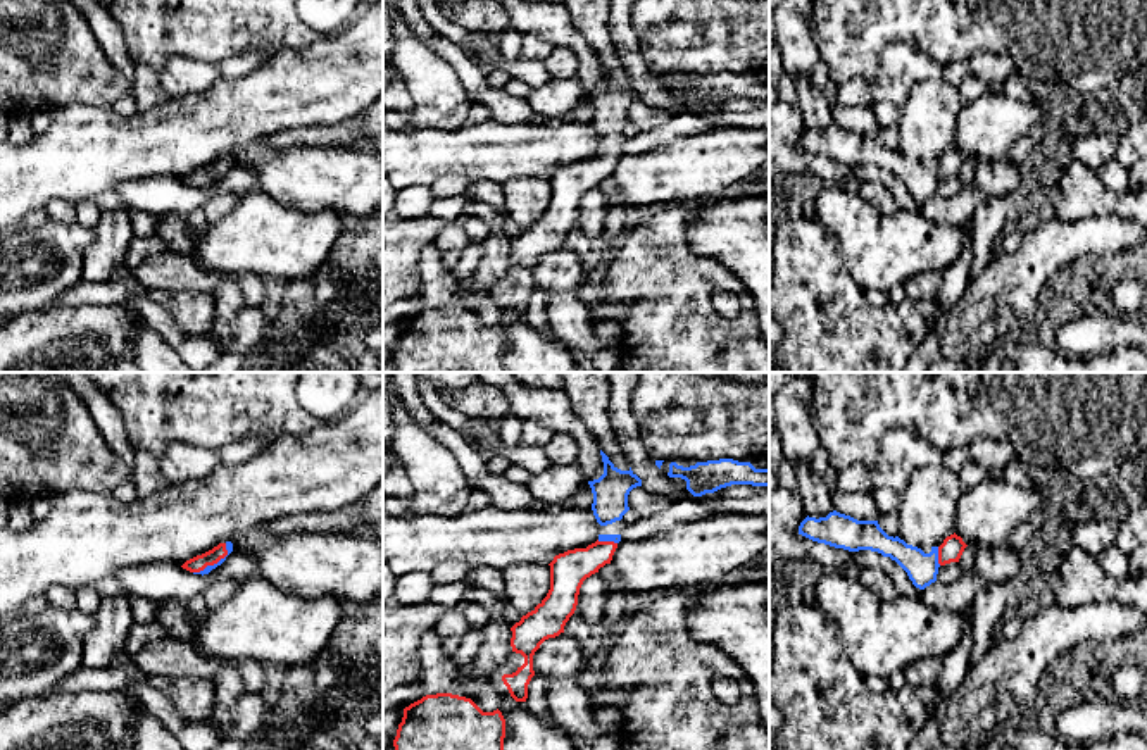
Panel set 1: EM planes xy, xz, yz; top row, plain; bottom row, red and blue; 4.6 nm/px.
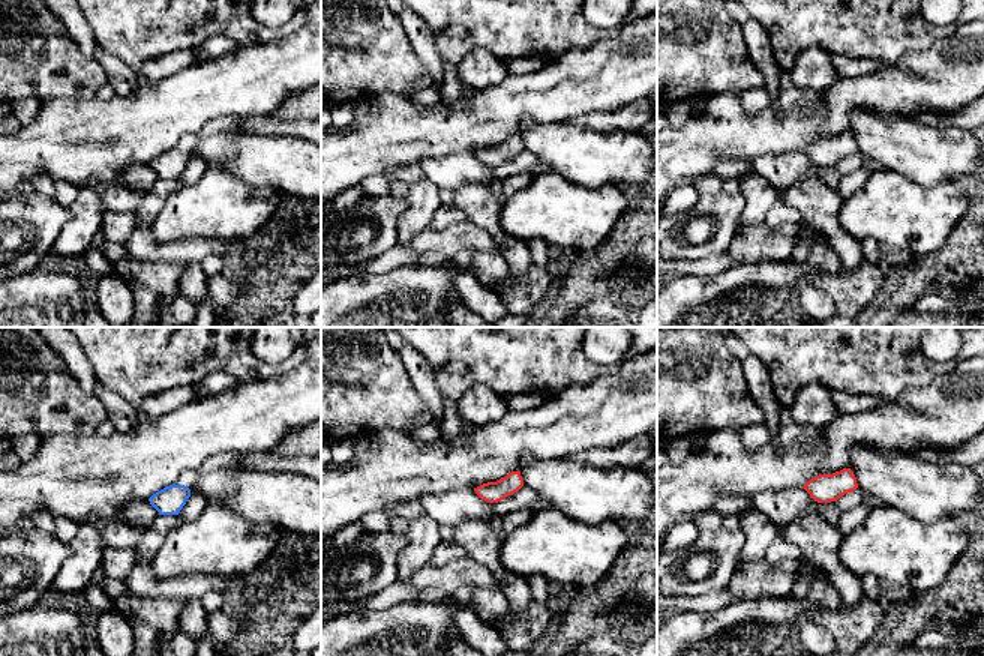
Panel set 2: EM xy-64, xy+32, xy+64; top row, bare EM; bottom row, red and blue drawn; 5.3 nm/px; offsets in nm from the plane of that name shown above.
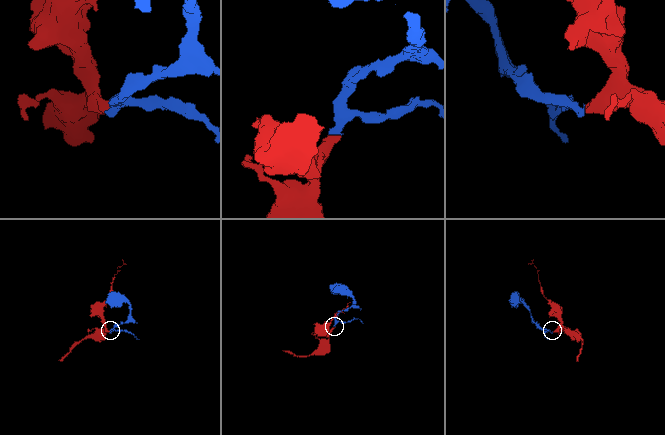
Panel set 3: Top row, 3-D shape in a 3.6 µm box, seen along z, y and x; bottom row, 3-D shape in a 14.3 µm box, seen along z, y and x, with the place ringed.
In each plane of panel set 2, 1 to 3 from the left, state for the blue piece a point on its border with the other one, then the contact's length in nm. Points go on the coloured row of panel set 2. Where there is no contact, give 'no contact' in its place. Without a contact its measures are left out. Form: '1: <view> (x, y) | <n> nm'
1: no contact
2: no contact
3: no contact

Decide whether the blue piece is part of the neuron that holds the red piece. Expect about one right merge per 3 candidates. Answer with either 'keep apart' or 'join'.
join

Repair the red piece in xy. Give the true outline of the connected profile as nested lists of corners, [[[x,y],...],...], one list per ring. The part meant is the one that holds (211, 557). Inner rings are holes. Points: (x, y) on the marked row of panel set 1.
[[[231,541],[219,543],[212,550],[186,560],[181,567],[193,574],[204,576],[209,574],[217,566],[221,566],[231,552],[233,552]]]

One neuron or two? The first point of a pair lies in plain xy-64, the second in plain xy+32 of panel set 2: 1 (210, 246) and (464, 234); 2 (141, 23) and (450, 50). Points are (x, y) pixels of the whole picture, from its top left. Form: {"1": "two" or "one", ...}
{"1": "one", "2": "one"}

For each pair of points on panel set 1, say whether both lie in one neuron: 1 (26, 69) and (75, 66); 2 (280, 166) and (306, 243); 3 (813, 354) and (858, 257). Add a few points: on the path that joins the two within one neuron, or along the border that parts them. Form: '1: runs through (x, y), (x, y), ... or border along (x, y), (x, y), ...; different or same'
1: runs through (38, 69), (62, 69); same
2: border along (257, 188), (282, 204), (306, 212), (333, 211); different
3: border along (835, 235), (844, 266), (864, 290); different

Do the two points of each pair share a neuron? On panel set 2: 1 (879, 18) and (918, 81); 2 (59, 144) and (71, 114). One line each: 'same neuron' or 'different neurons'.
1: different neurons
2: same neuron

